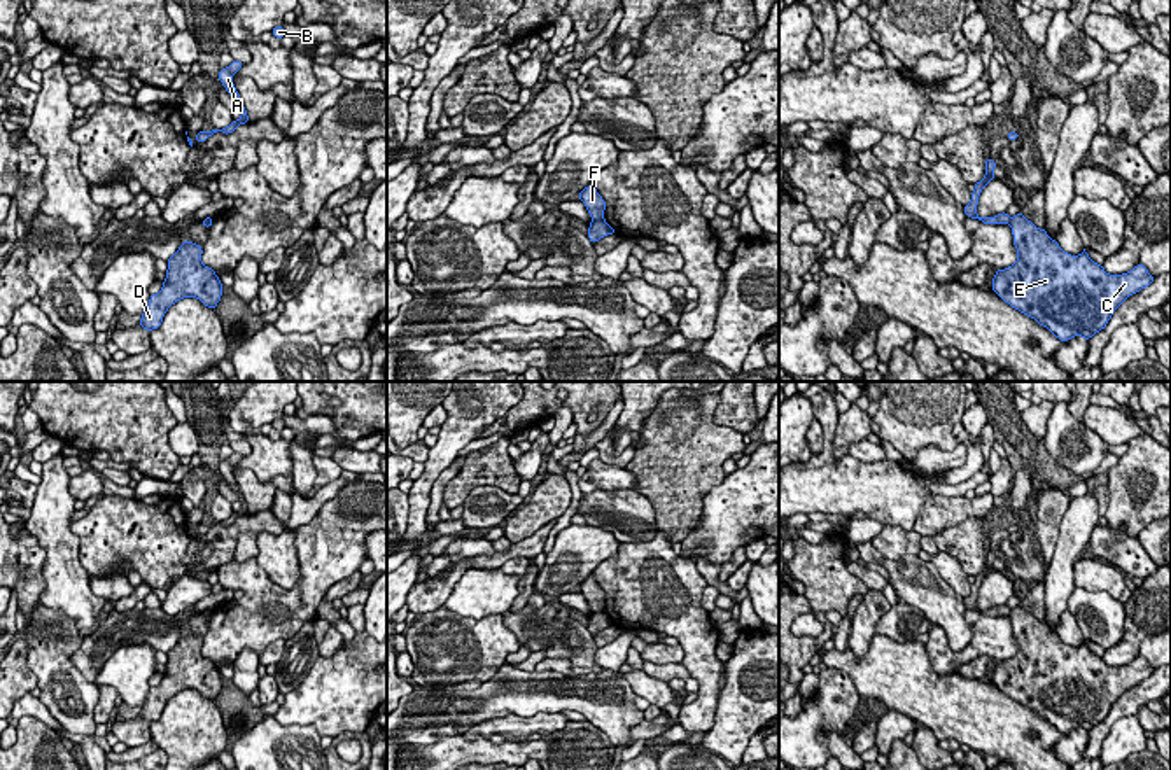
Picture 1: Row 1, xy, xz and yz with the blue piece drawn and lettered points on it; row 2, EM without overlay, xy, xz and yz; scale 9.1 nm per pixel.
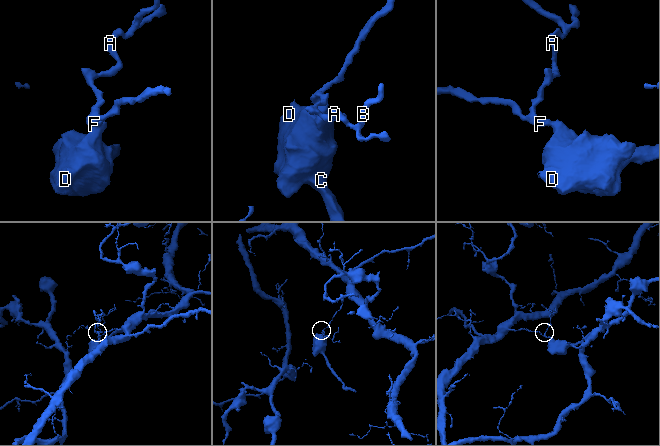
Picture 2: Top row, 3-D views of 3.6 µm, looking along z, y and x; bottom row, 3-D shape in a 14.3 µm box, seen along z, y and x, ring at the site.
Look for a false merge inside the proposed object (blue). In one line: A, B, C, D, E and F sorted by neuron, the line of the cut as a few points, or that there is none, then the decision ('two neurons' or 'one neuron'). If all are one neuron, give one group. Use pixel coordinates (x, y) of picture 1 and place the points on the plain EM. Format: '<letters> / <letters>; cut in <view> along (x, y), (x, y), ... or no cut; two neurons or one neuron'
A B F / C D E; cut in xz along (594, 611), (603, 613); two neurons

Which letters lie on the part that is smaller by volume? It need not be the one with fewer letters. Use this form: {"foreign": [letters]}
{"foreign": ["C", "D", "E"]}

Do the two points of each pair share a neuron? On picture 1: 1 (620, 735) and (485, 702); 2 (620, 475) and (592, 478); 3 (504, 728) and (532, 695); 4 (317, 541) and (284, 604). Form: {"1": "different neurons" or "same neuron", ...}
{"1": "same neuron", "2": "same neuron", "3": "different neurons", "4": "same neuron"}

